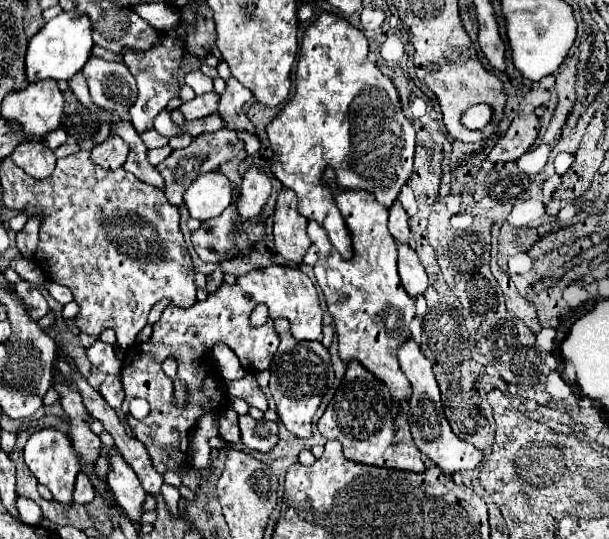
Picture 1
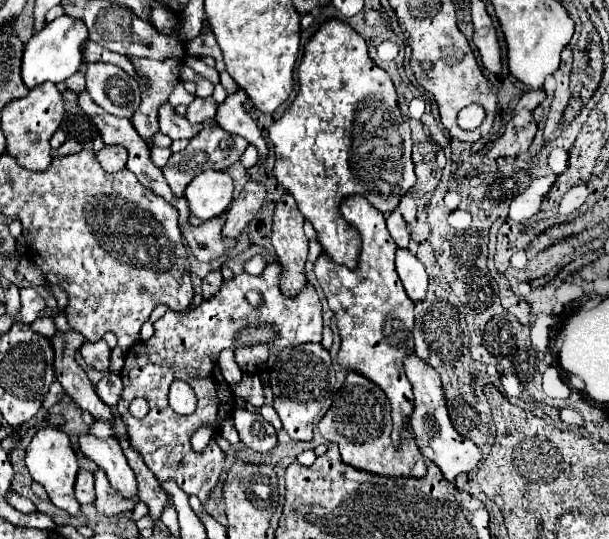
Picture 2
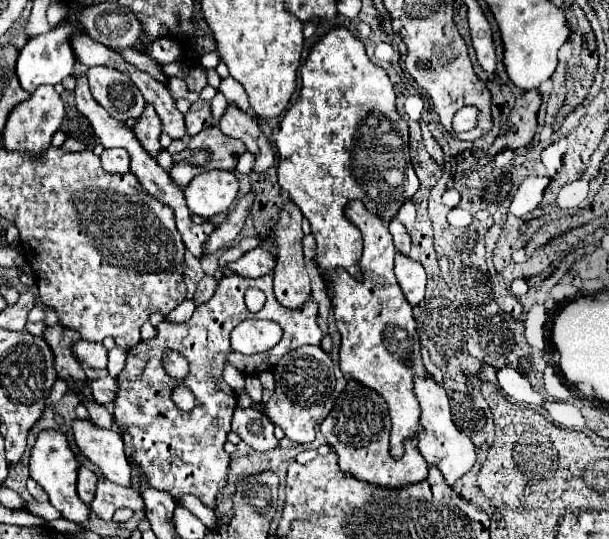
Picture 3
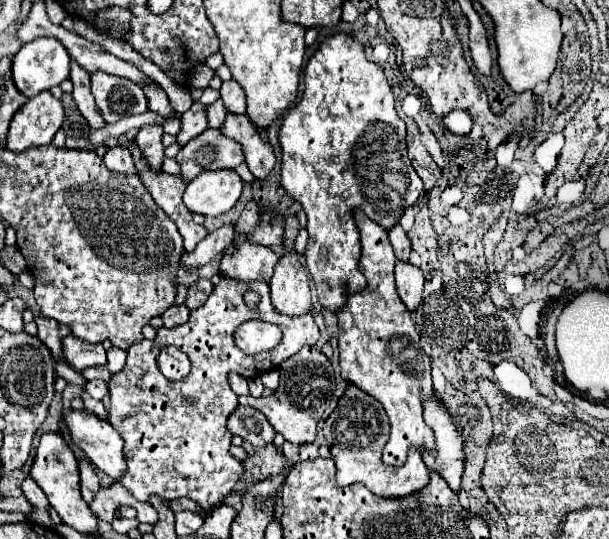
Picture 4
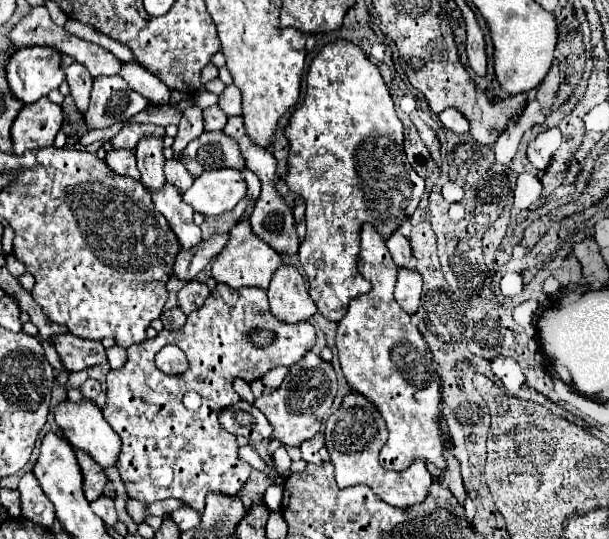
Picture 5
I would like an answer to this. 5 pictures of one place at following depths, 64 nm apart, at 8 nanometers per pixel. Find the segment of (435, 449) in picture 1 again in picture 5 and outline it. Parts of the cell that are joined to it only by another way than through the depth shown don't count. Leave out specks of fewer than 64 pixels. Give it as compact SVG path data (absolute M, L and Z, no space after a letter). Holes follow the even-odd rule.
M446 440L446 462L448 462L448 468L446 472L442 472L440 468L434 468L432 464L428 464L428 470L432 472L432 476L438 478L438 482L442 486L446 486L454 498L458 500L458 504L464 504L466 500L466 490L464 490L464 484L462 484L462 476L460 476L460 462L450 454L450 448L452 448L452 442Z

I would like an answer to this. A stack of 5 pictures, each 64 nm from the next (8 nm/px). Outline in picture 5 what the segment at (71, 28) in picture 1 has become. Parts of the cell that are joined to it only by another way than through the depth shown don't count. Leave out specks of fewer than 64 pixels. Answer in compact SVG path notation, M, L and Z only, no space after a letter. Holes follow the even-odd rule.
M22 48L16 50L16 54L10 58L10 64L6 66L6 80L12 96L22 104L34 104L40 98L48 96L52 90L56 90L62 82L62 70L60 70L60 52L54 48Z

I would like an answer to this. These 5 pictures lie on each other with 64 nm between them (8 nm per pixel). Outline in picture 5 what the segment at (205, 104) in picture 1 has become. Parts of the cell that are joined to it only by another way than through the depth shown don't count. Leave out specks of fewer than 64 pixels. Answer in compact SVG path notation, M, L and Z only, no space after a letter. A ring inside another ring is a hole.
M192 104L188 108L182 110L182 120L178 124L178 134L174 138L172 150L174 150L174 158L182 156L182 150L186 148L186 144L194 138L198 138L204 132L204 122L202 122L202 108Z

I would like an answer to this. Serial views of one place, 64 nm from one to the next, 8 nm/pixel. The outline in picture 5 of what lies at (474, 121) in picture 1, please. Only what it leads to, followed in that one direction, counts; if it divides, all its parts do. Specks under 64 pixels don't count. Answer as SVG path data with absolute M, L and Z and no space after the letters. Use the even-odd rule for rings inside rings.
M442 110L440 114L438 114L438 118L440 118L440 122L448 128L448 130L452 130L452 132L456 132L456 134L466 134L468 130L470 130L470 124L468 124L468 120L458 112L458 110Z

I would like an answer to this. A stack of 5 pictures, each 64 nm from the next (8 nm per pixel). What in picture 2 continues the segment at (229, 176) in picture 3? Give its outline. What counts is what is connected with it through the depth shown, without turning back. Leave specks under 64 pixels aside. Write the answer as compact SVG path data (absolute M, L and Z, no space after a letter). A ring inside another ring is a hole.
M202 172L184 190L190 212L200 220L220 216L232 202L234 182L226 172Z

